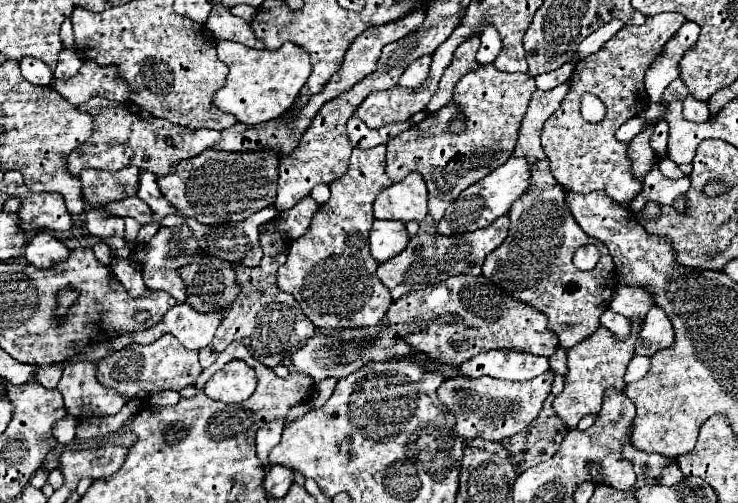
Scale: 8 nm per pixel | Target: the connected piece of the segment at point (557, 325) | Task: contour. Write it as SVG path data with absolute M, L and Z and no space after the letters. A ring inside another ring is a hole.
M573 77L551 91L535 91L531 97L529 109L521 121L519 141L513 155L525 155L529 161L539 161L539 165L531 171L531 185L509 209L511 227L507 239L483 263L483 275L487 279L491 279L513 299L519 299L525 305L535 307L539 313L545 313L549 329L557 335L559 347L563 349L573 347L597 329L599 315L605 311L605 307L609 307L611 295L617 287L617 279L611 275L615 265L605 243L589 237L575 223L571 211L565 205L565 191L551 175L549 159L539 139L543 123L557 111L567 91L571 89L571 83ZM585 243L593 243L601 251L597 269L591 273L583 273L571 263L575 249Z

